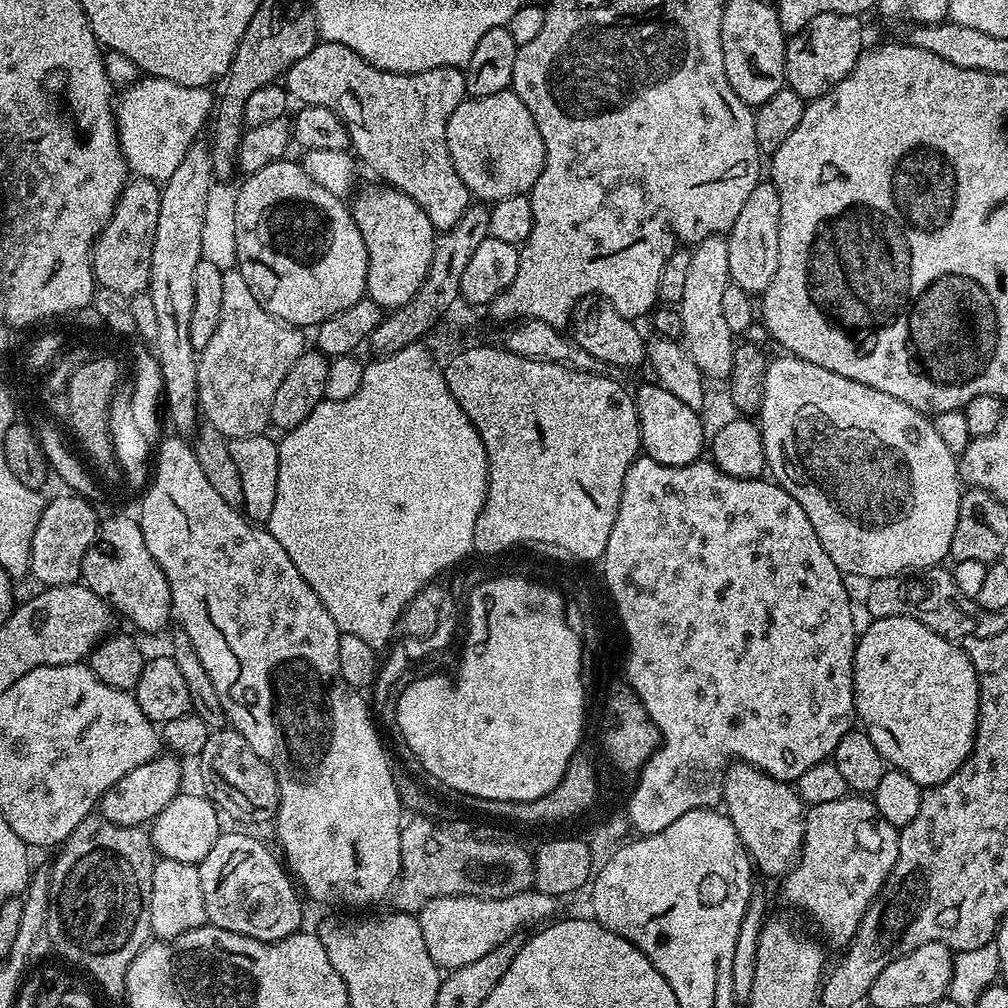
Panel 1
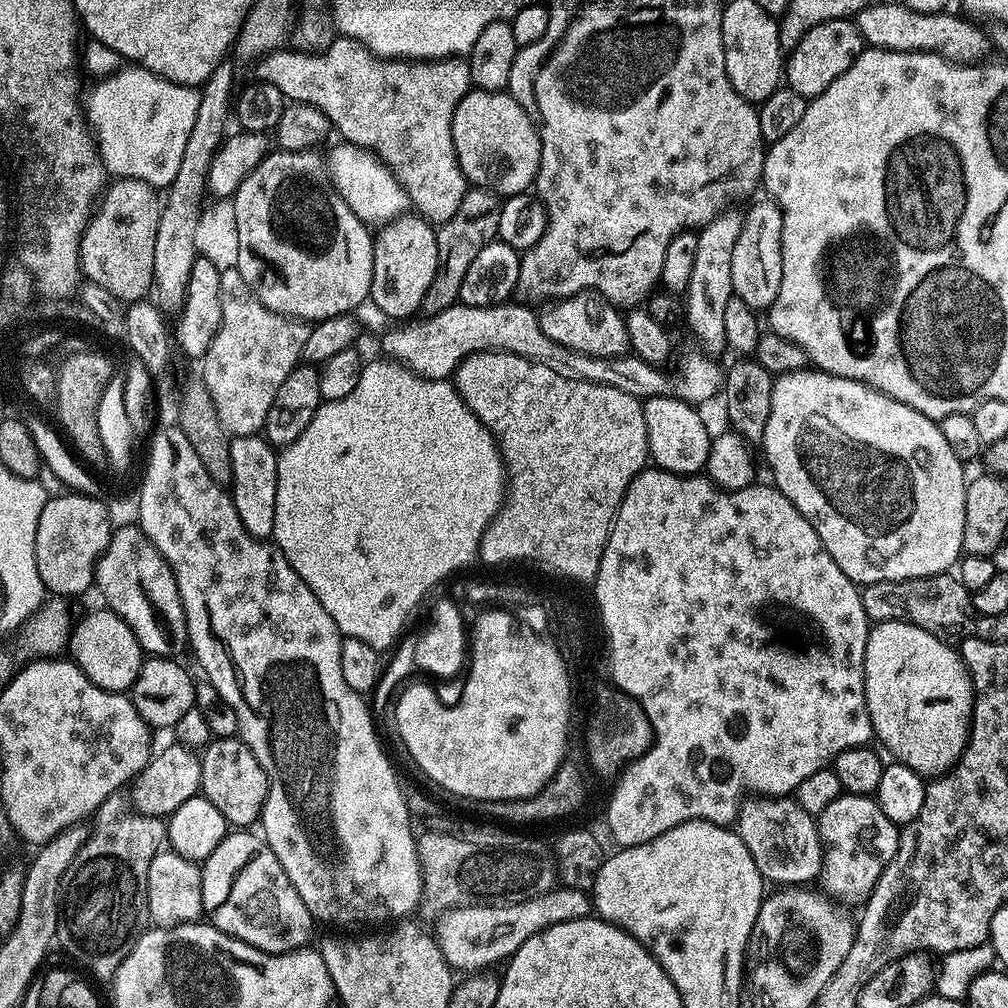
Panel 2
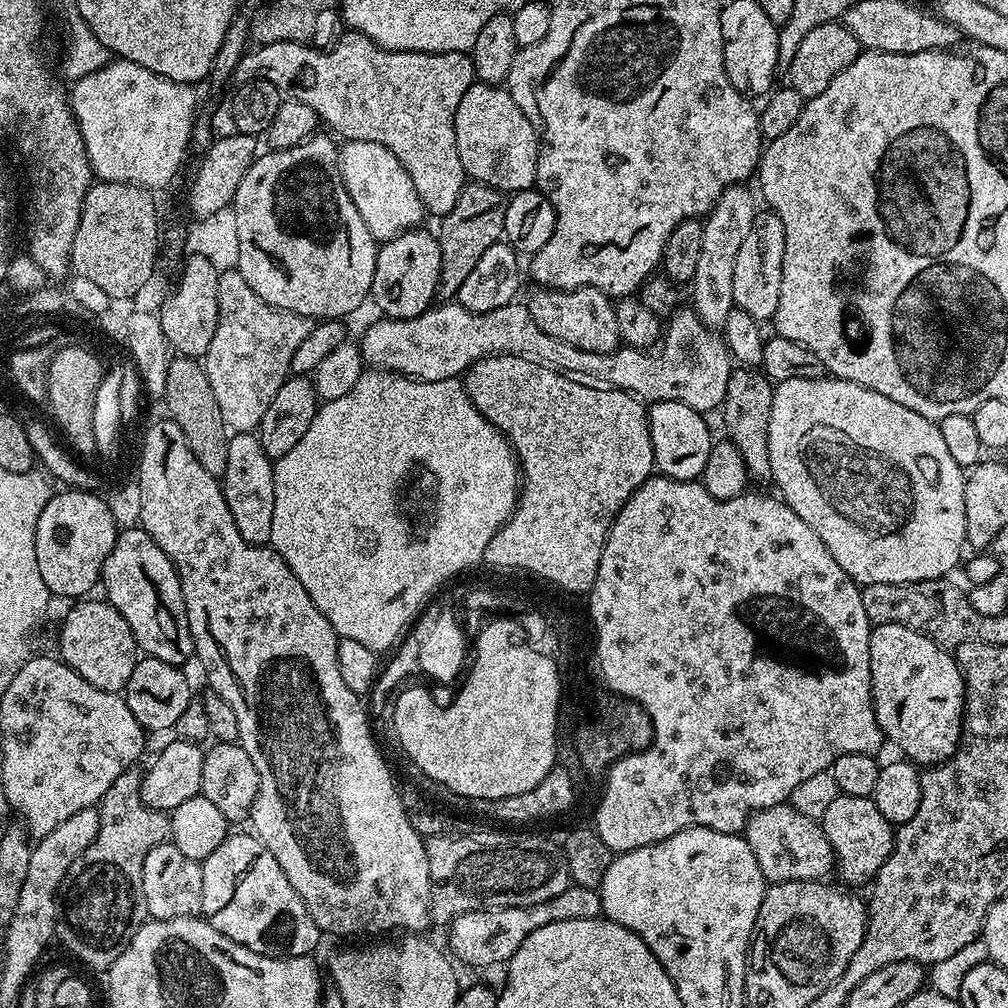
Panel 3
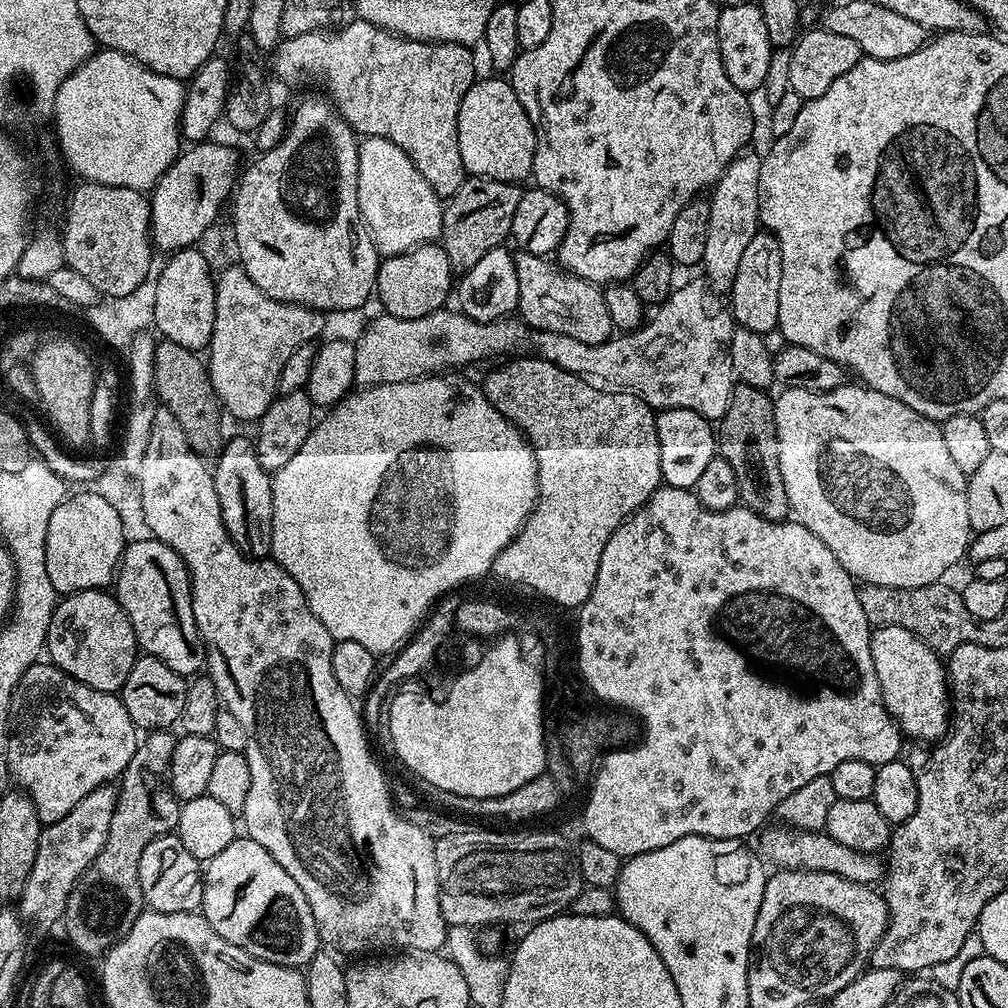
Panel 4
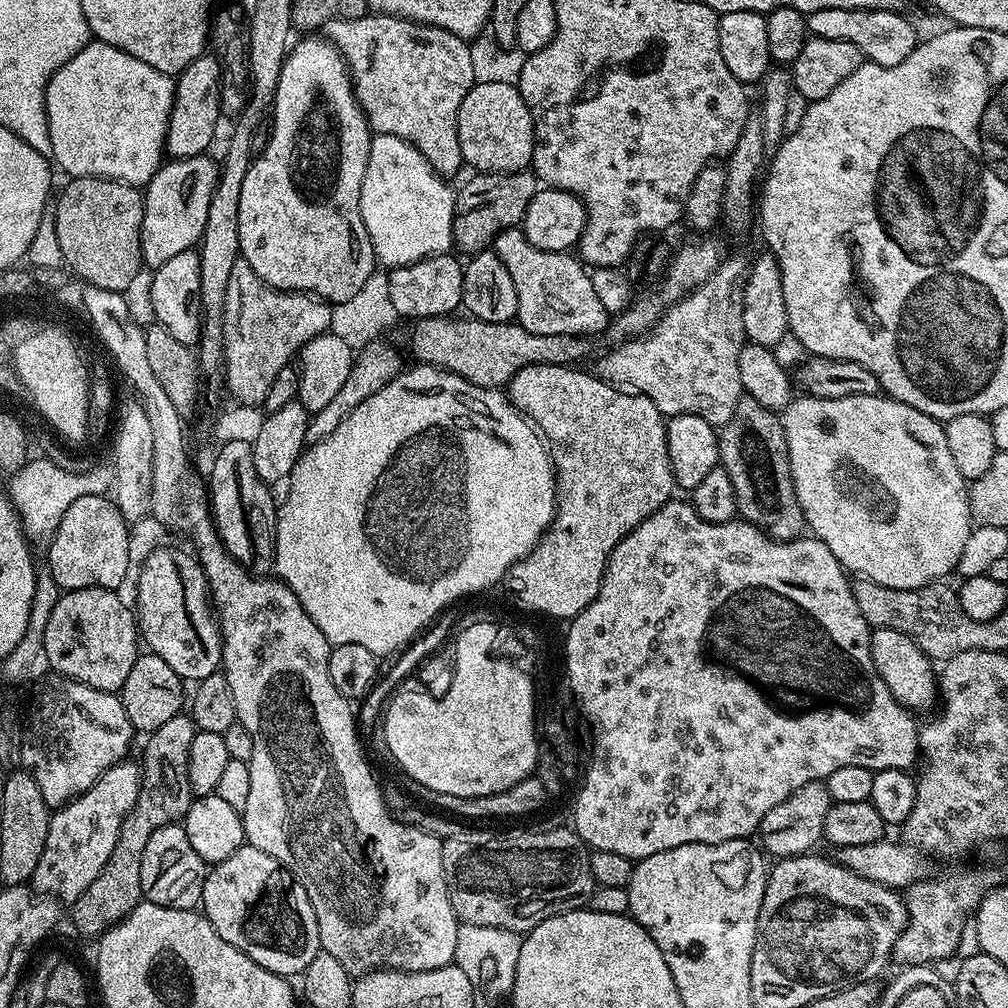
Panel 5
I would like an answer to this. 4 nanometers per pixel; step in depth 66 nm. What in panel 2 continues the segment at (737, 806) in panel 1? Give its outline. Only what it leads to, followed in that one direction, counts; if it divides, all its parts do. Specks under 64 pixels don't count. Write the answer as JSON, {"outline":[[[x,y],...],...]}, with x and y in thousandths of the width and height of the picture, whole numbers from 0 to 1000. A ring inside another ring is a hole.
{"outline":[[[750,792],[746,802],[735,801],[729,814],[729,824],[734,826],[740,843],[744,843],[744,851],[748,851],[748,859],[752,859],[754,868],[759,874],[770,876],[770,879],[798,879],[813,868],[815,856],[815,838],[813,822],[811,814],[786,792]]]}

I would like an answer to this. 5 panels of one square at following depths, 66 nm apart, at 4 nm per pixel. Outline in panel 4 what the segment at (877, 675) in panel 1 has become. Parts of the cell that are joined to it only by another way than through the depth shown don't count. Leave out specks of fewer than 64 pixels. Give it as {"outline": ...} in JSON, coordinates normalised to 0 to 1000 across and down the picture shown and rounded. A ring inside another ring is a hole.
{"outline":[[[895,621],[868,624],[863,645],[877,699],[894,727],[909,734],[932,735],[942,722],[942,684],[934,652],[903,625],[895,625]]]}

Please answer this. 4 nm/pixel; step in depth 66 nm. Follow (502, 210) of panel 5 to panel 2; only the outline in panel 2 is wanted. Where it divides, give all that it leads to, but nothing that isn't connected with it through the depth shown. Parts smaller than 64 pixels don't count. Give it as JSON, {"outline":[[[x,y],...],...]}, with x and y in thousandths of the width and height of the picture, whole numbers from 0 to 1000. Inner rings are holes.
{"outline":[[[469,186],[458,196],[458,204],[441,222],[433,226],[435,240],[435,268],[431,268],[431,280],[427,280],[427,288],[423,288],[423,296],[419,300],[417,310],[421,313],[438,312],[438,308],[447,306],[453,301],[458,288],[458,276],[462,276],[462,268],[466,268],[466,260],[474,256],[474,248],[493,237],[494,216],[496,215],[497,195],[479,187]]]}

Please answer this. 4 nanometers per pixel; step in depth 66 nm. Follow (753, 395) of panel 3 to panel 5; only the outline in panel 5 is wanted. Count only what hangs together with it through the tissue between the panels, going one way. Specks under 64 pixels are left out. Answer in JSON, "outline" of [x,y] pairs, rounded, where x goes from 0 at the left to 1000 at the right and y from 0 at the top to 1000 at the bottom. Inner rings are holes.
{"outline":[[[735,392],[724,419],[713,426],[713,463],[724,470],[728,482],[730,507],[733,515],[747,520],[766,536],[789,536],[800,528],[798,507],[792,502],[792,490],[788,486],[788,474],[784,470],[782,439],[778,430],[778,418],[756,399]]]}

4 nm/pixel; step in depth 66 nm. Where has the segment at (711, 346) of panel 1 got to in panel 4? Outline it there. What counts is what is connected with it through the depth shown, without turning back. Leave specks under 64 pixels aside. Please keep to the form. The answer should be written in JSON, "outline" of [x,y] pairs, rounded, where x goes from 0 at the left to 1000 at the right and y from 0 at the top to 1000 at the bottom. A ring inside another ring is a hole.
{"outline":[[[746,149],[734,152],[707,184],[704,190],[704,229],[700,232],[700,252],[696,267],[702,273],[701,281],[706,281],[705,289],[721,291],[732,272],[732,260],[740,248],[744,236],[755,225],[754,205],[752,204],[752,179],[755,176],[756,157]]]}

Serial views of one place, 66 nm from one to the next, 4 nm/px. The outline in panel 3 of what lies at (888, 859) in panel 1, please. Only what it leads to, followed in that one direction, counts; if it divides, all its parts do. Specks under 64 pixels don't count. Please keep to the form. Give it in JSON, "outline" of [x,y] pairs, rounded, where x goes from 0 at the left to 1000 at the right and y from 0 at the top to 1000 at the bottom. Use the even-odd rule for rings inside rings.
{"outline":[[[829,790],[819,803],[815,820],[827,846],[828,864],[833,864],[834,871],[841,877],[860,878],[868,874],[873,861],[884,847],[887,836],[886,818],[875,812],[868,796],[859,790]]]}

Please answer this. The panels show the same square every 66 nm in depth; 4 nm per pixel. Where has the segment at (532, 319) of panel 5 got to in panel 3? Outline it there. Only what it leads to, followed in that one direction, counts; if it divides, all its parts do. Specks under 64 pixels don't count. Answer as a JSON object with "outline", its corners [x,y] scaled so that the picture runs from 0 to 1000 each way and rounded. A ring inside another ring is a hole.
{"outline":[[[536,286],[528,295],[523,295],[522,301],[537,327],[542,327],[542,331],[547,331],[550,335],[558,335],[558,339],[565,339],[565,343],[573,343],[573,347],[601,351],[616,344],[611,308],[600,290],[594,290],[591,286]]]}

